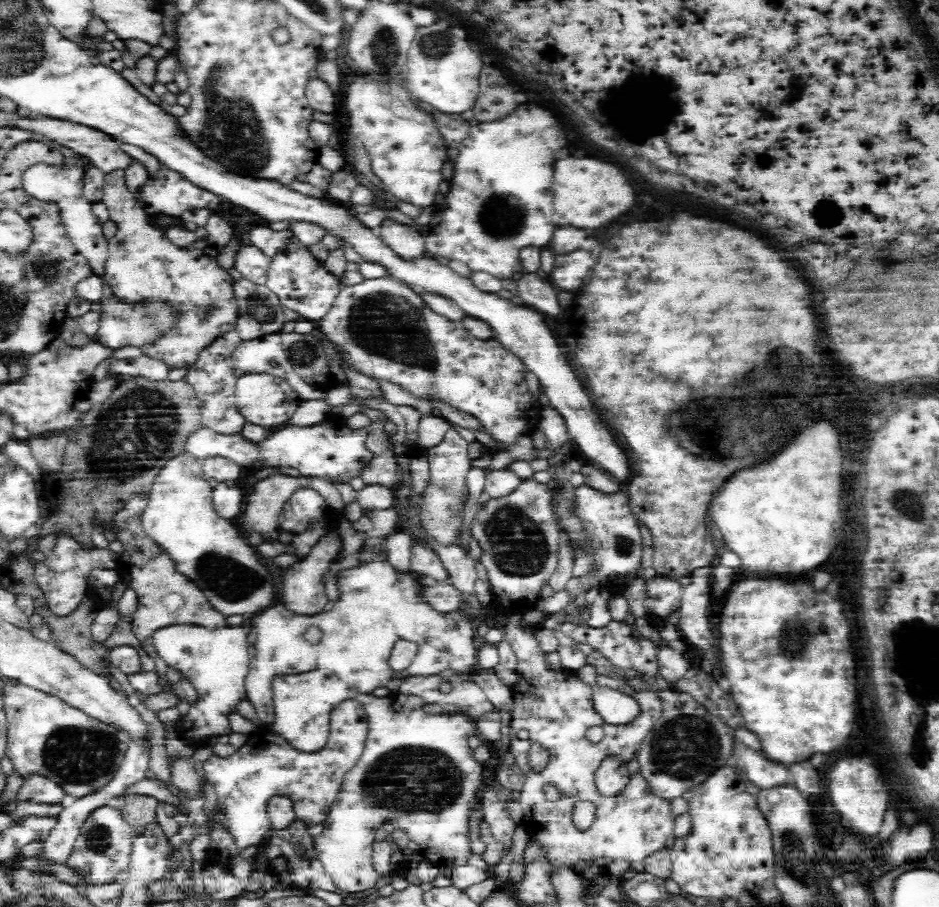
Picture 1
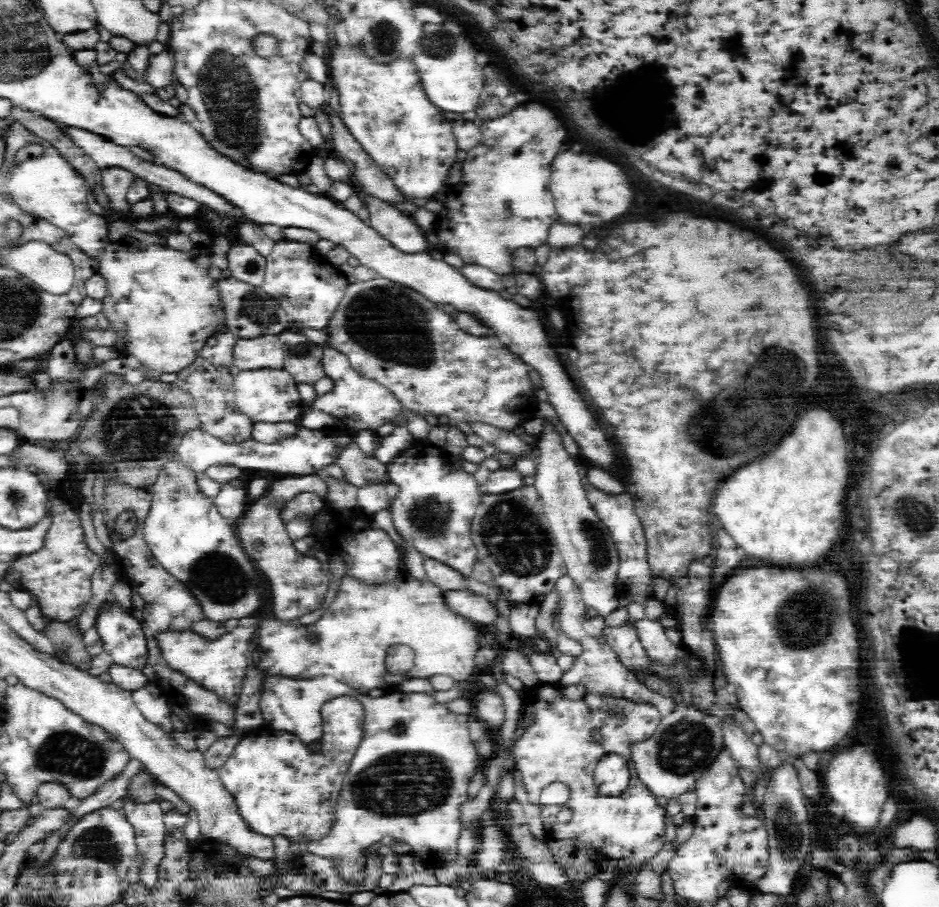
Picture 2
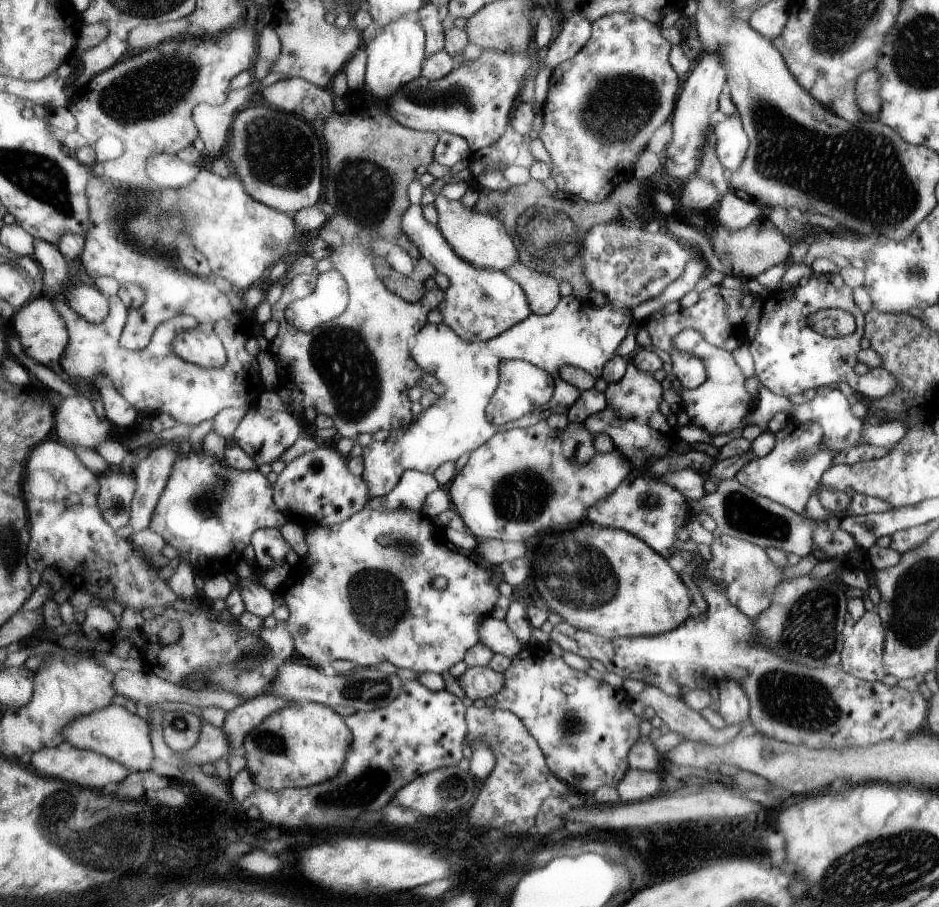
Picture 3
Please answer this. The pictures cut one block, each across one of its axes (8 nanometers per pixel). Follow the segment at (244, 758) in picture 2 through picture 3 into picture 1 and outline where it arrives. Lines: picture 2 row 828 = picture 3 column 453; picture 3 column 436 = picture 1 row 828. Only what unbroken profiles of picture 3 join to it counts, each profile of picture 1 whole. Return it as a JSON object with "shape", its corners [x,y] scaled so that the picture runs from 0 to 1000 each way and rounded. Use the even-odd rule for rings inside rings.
{"shape":[[[379,772],[364,774],[354,785],[354,805],[347,825],[341,831],[322,831],[311,827],[300,814],[288,805],[264,811],[264,818],[256,829],[243,836],[224,834],[215,840],[215,851],[232,875],[232,900],[245,920],[251,942],[264,933],[277,933],[279,922],[288,915],[288,904],[281,884],[288,875],[305,875],[313,884],[315,904],[322,904],[328,913],[341,911],[351,897],[351,886],[360,880],[368,853],[381,845],[390,829],[394,798],[390,796],[390,783]]]}

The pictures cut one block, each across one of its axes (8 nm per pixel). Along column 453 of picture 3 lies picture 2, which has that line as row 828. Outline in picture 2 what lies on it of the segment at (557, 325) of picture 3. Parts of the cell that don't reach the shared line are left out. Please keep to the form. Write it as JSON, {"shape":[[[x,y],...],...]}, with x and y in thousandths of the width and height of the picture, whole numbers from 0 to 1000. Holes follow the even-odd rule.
{"shape":[[[285,745],[281,750],[277,783],[290,805],[307,807],[315,811],[315,816],[319,816],[322,822],[334,825],[334,820],[343,818],[345,811],[343,778],[368,765],[381,770],[383,776],[390,781],[390,805],[386,809],[386,822],[381,822],[381,831],[377,831],[377,842],[373,845],[373,851],[364,862],[364,875],[360,875],[360,884],[356,886],[356,908],[347,922],[328,928],[328,939],[347,946],[354,953],[356,964],[360,964],[362,972],[371,977],[383,977],[388,972],[392,935],[405,928],[409,922],[437,931],[439,944],[447,946],[456,959],[479,955],[490,944],[488,942],[488,926],[492,920],[490,889],[498,884],[501,862],[515,842],[515,838],[507,829],[507,820],[501,816],[501,805],[498,805],[501,792],[496,787],[479,785],[475,778],[464,776],[464,772],[454,765],[422,763],[413,767],[394,770],[356,750],[354,745],[345,745],[345,748],[337,745],[330,750]]]}

